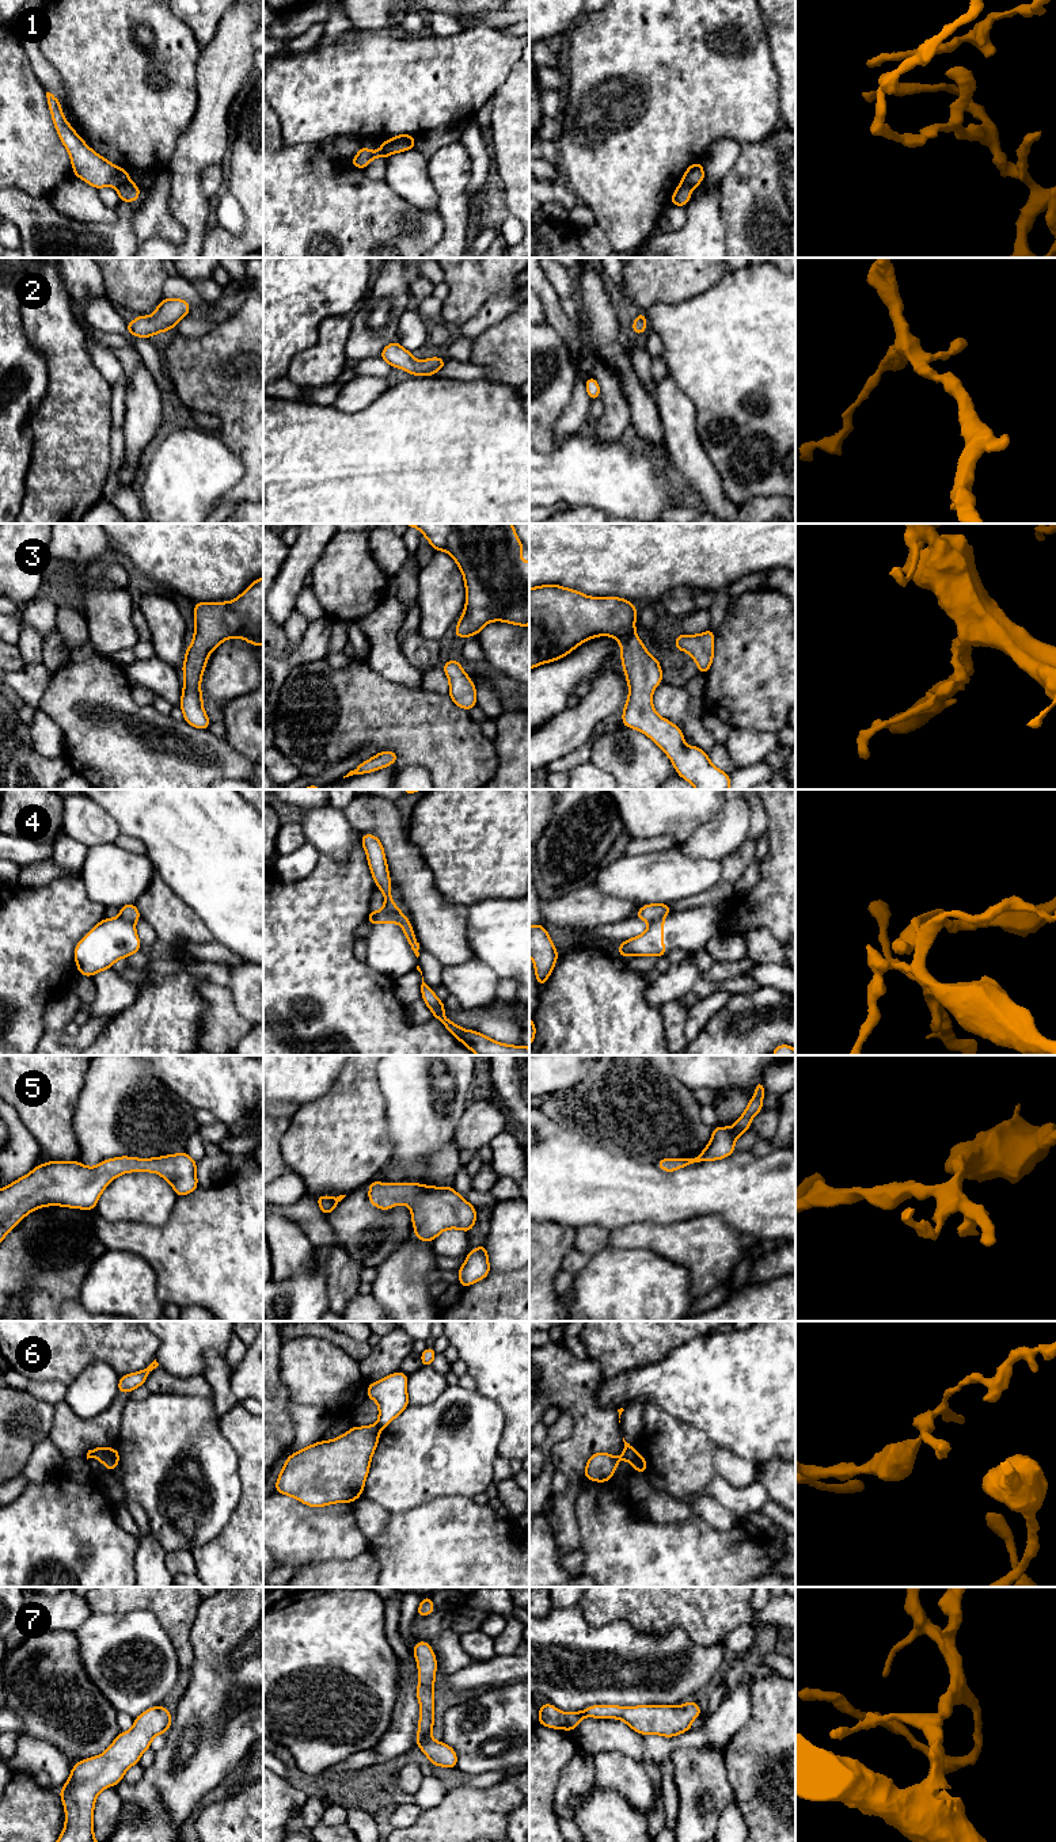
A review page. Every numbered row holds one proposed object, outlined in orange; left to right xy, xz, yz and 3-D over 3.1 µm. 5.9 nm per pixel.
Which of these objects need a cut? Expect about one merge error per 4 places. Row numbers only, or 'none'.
1, 6

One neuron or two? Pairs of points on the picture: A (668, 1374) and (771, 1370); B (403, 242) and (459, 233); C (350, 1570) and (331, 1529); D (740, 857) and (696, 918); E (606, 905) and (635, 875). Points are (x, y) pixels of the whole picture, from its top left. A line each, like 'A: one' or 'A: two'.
A: one
B: two
C: two
D: two
E: two

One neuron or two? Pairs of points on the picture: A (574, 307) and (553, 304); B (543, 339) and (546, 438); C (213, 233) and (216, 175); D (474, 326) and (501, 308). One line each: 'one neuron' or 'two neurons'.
A: two neurons
B: one neuron
C: two neurons
D: one neuron

